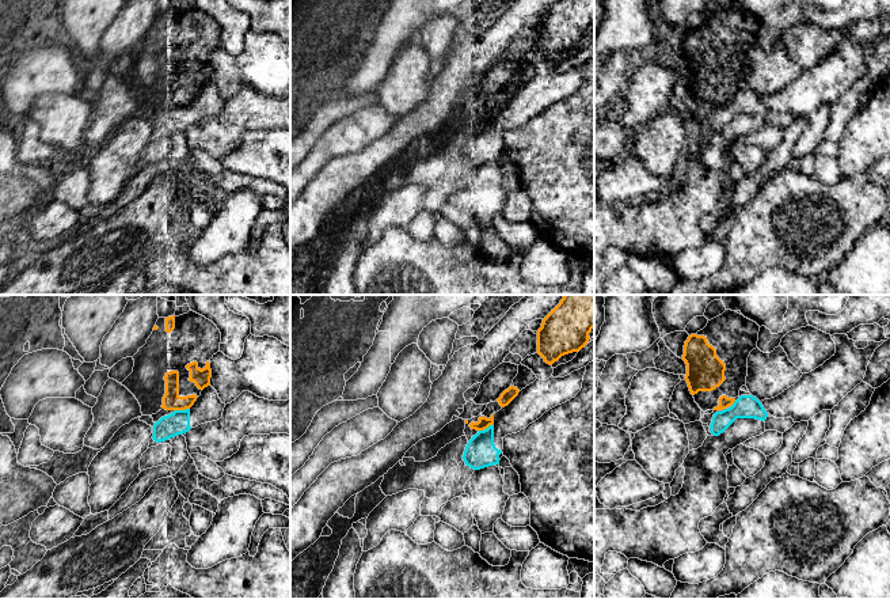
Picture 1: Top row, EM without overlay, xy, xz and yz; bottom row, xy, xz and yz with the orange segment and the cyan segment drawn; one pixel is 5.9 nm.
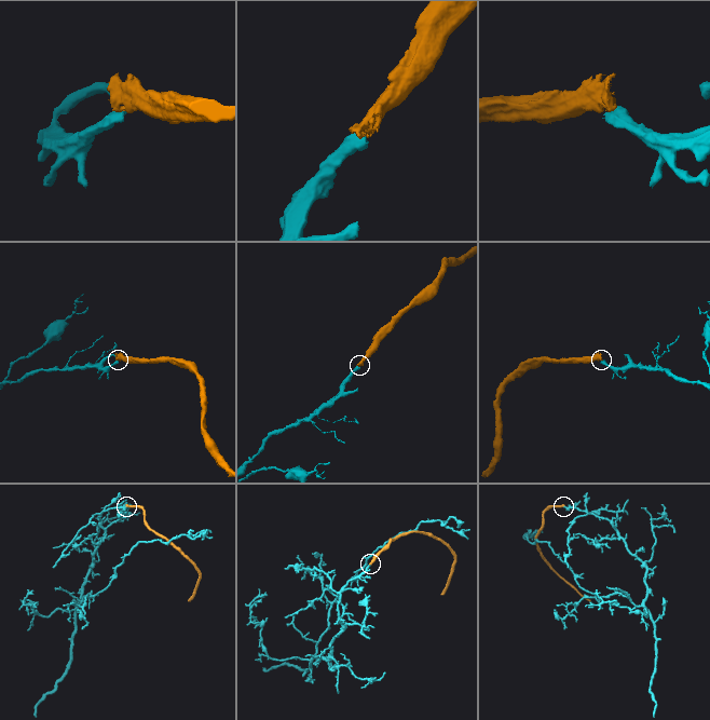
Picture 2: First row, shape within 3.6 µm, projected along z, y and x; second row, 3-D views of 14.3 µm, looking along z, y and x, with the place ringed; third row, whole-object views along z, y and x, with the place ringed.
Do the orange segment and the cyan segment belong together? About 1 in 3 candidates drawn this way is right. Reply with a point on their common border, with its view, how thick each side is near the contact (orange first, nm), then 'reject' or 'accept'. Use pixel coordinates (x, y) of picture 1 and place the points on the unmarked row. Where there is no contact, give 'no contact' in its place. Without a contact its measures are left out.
meets orange in xy at (182, 105); 110 nm thick on the orange side, 140 nm on the other; reject

